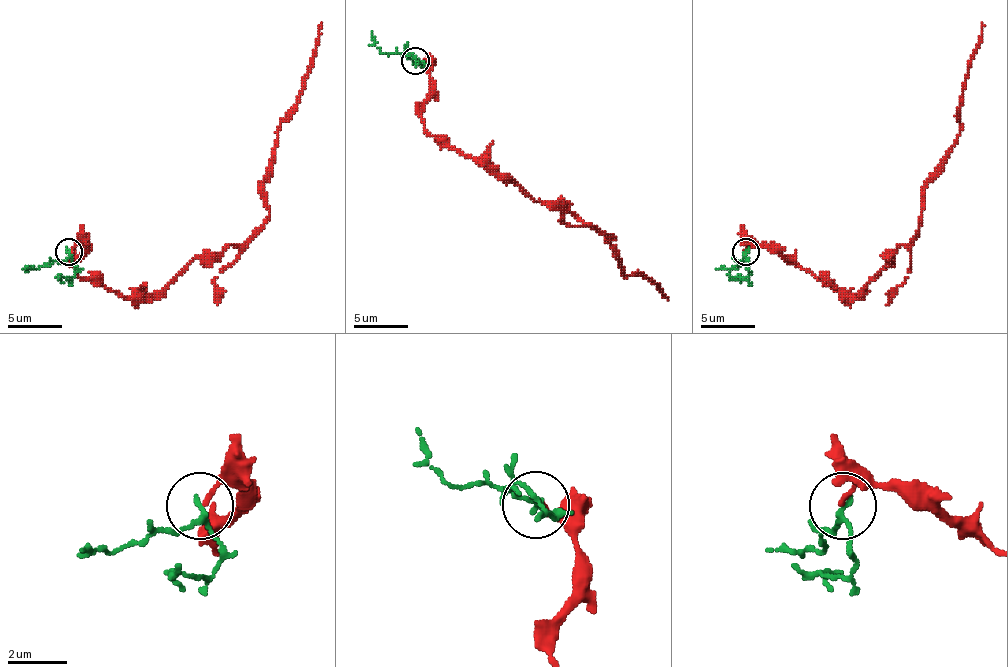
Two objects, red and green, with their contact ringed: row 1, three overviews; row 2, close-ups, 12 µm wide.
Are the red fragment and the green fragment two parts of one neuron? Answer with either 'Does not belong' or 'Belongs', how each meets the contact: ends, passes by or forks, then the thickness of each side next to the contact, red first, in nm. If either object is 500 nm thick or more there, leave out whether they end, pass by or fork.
Does not belong. At the ring red ends. At the ring green passes by. Thickness 140 nm (red) against 160 nm

